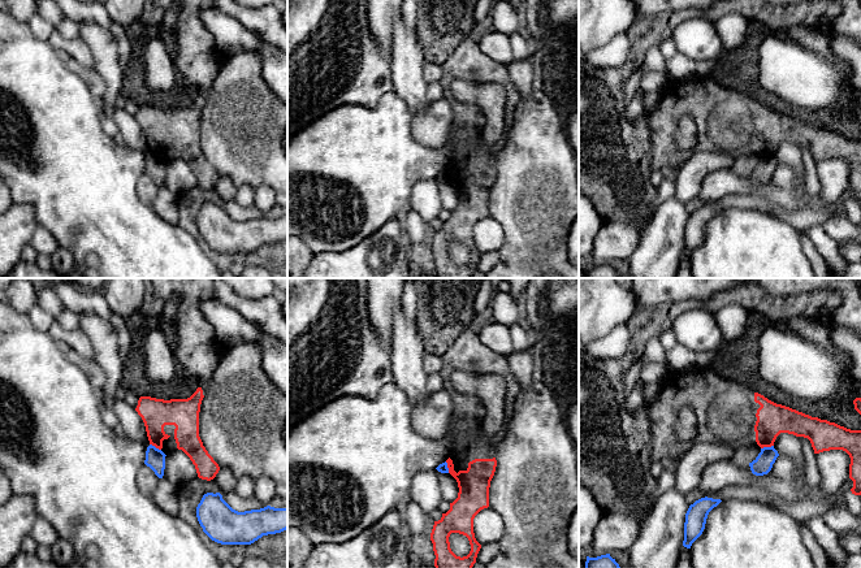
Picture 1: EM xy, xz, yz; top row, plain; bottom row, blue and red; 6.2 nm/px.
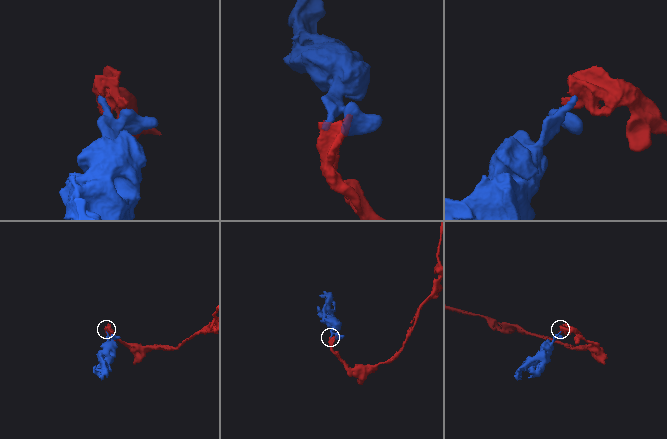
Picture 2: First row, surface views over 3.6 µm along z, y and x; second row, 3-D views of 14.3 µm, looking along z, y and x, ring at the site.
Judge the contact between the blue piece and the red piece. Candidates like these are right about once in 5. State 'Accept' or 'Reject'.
Reject

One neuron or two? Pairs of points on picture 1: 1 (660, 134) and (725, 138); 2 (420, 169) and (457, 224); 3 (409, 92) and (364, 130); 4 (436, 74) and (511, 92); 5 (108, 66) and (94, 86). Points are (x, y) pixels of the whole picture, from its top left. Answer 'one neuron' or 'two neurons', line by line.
1: one neuron
2: two neurons
3: two neurons
4: two neurons
5: two neurons

